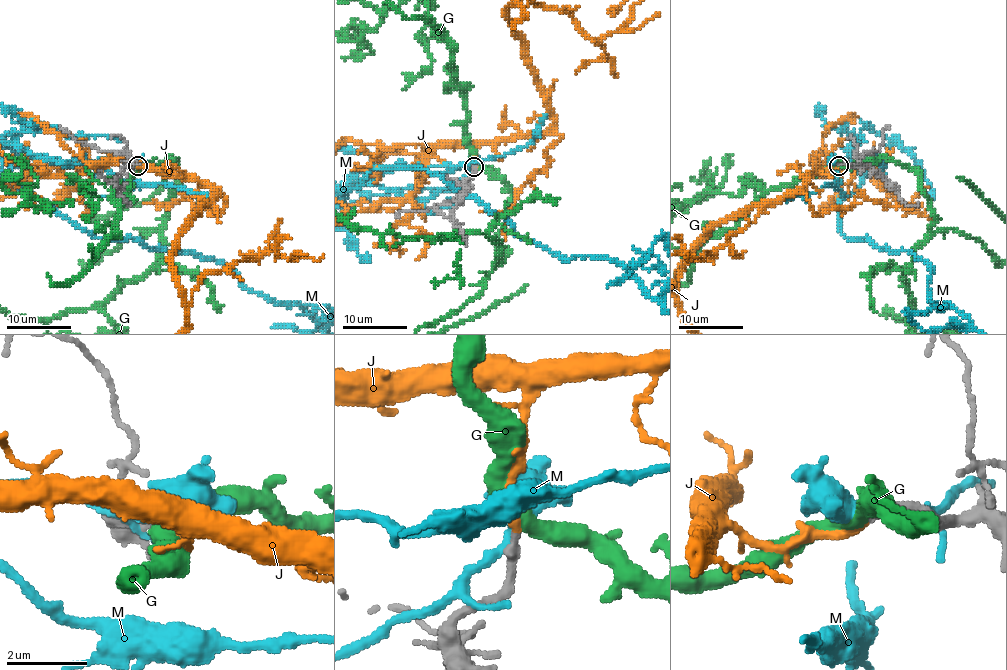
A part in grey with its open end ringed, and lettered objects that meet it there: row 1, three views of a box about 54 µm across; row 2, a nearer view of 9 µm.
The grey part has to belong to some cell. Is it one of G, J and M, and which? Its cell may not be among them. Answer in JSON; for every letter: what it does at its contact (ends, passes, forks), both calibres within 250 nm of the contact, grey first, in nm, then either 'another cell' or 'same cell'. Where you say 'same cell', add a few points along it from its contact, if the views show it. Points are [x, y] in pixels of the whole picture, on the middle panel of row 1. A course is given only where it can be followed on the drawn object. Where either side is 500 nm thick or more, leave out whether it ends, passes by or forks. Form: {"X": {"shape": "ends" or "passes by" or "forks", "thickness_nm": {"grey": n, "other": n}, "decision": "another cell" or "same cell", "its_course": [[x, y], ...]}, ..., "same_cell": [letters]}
{"G": {"shape": "passes by", "thickness_nm": {"grey": 260, "other": 420}, "decision": "another cell"}, "J": {"shape": "ends", "thickness_nm": {"grey": 240, "other": 200}, "decision": "same cell"}, "M": {"shape": "passes by", "thickness_nm": {"grey": 300, "other": 280}, "decision": "another cell"}, "same_cell": ["J"]}

